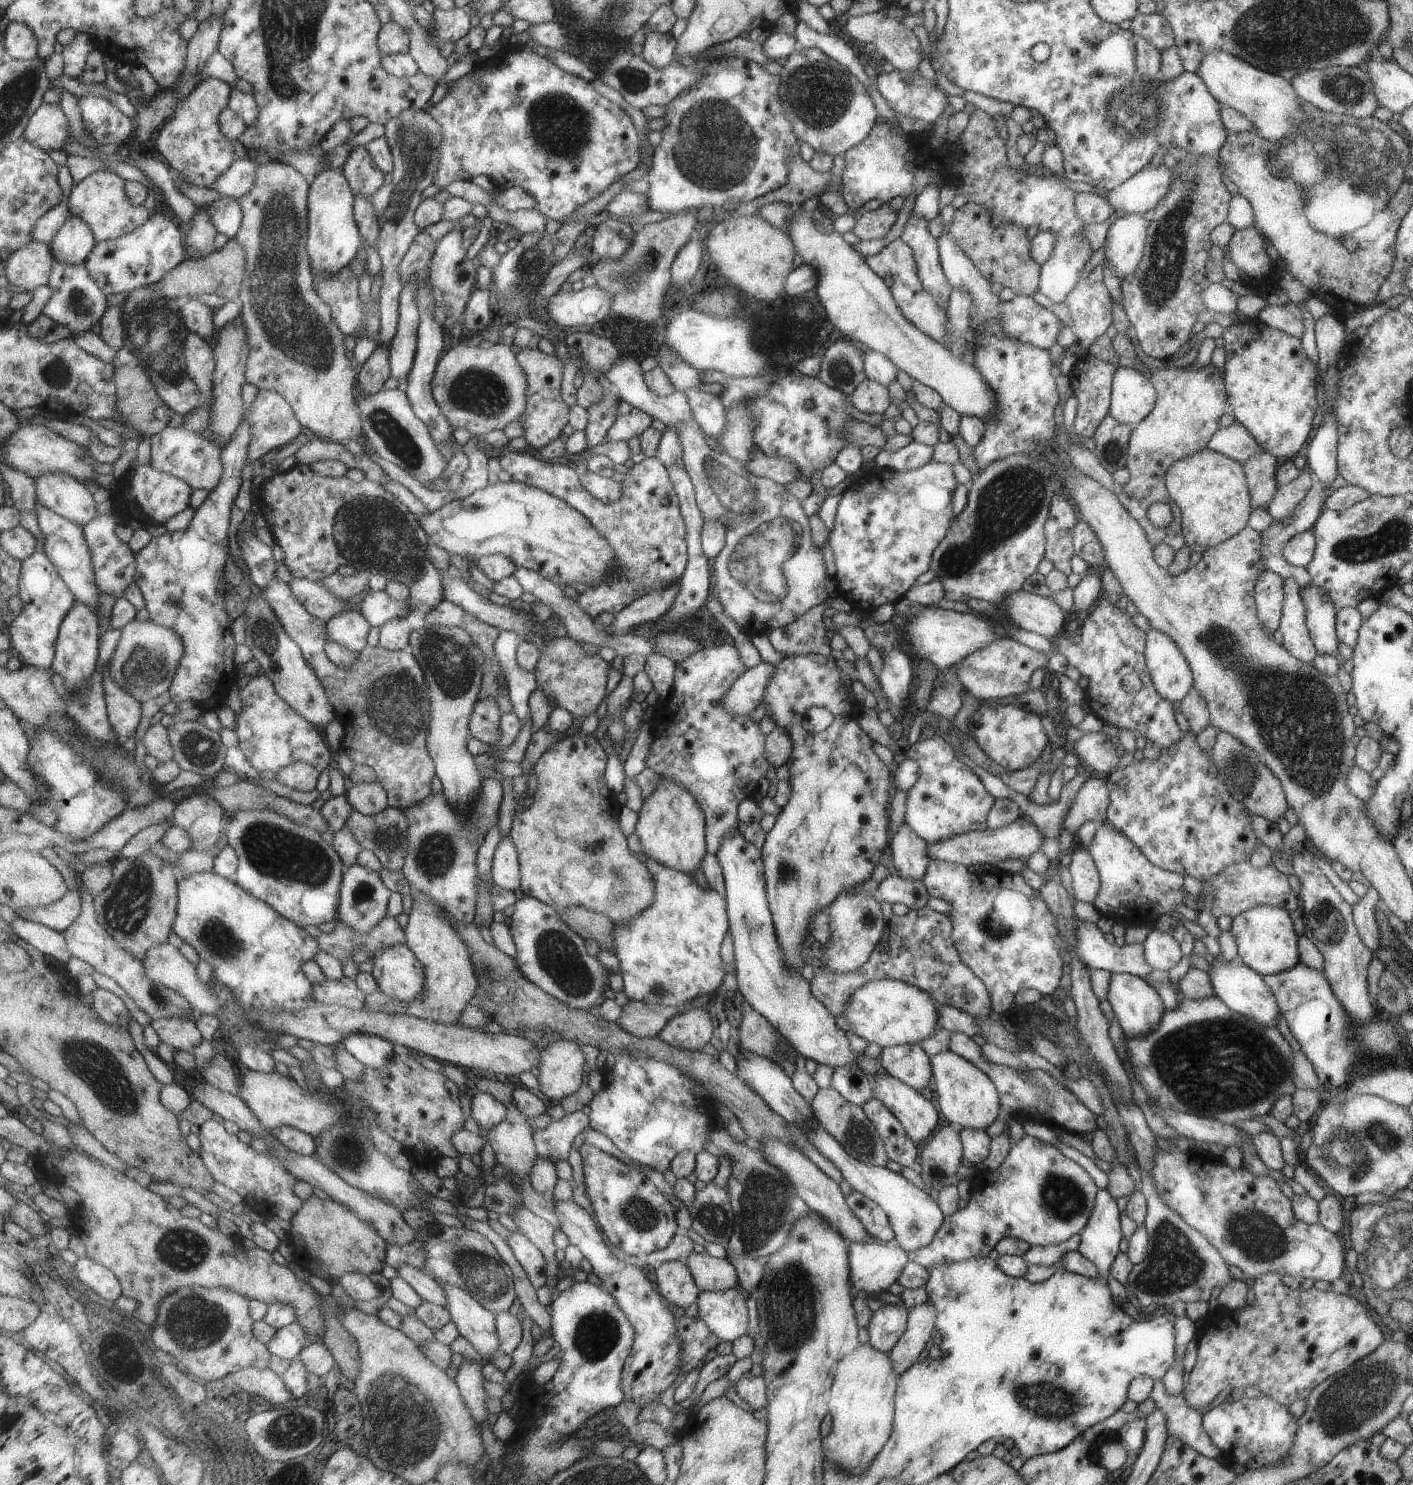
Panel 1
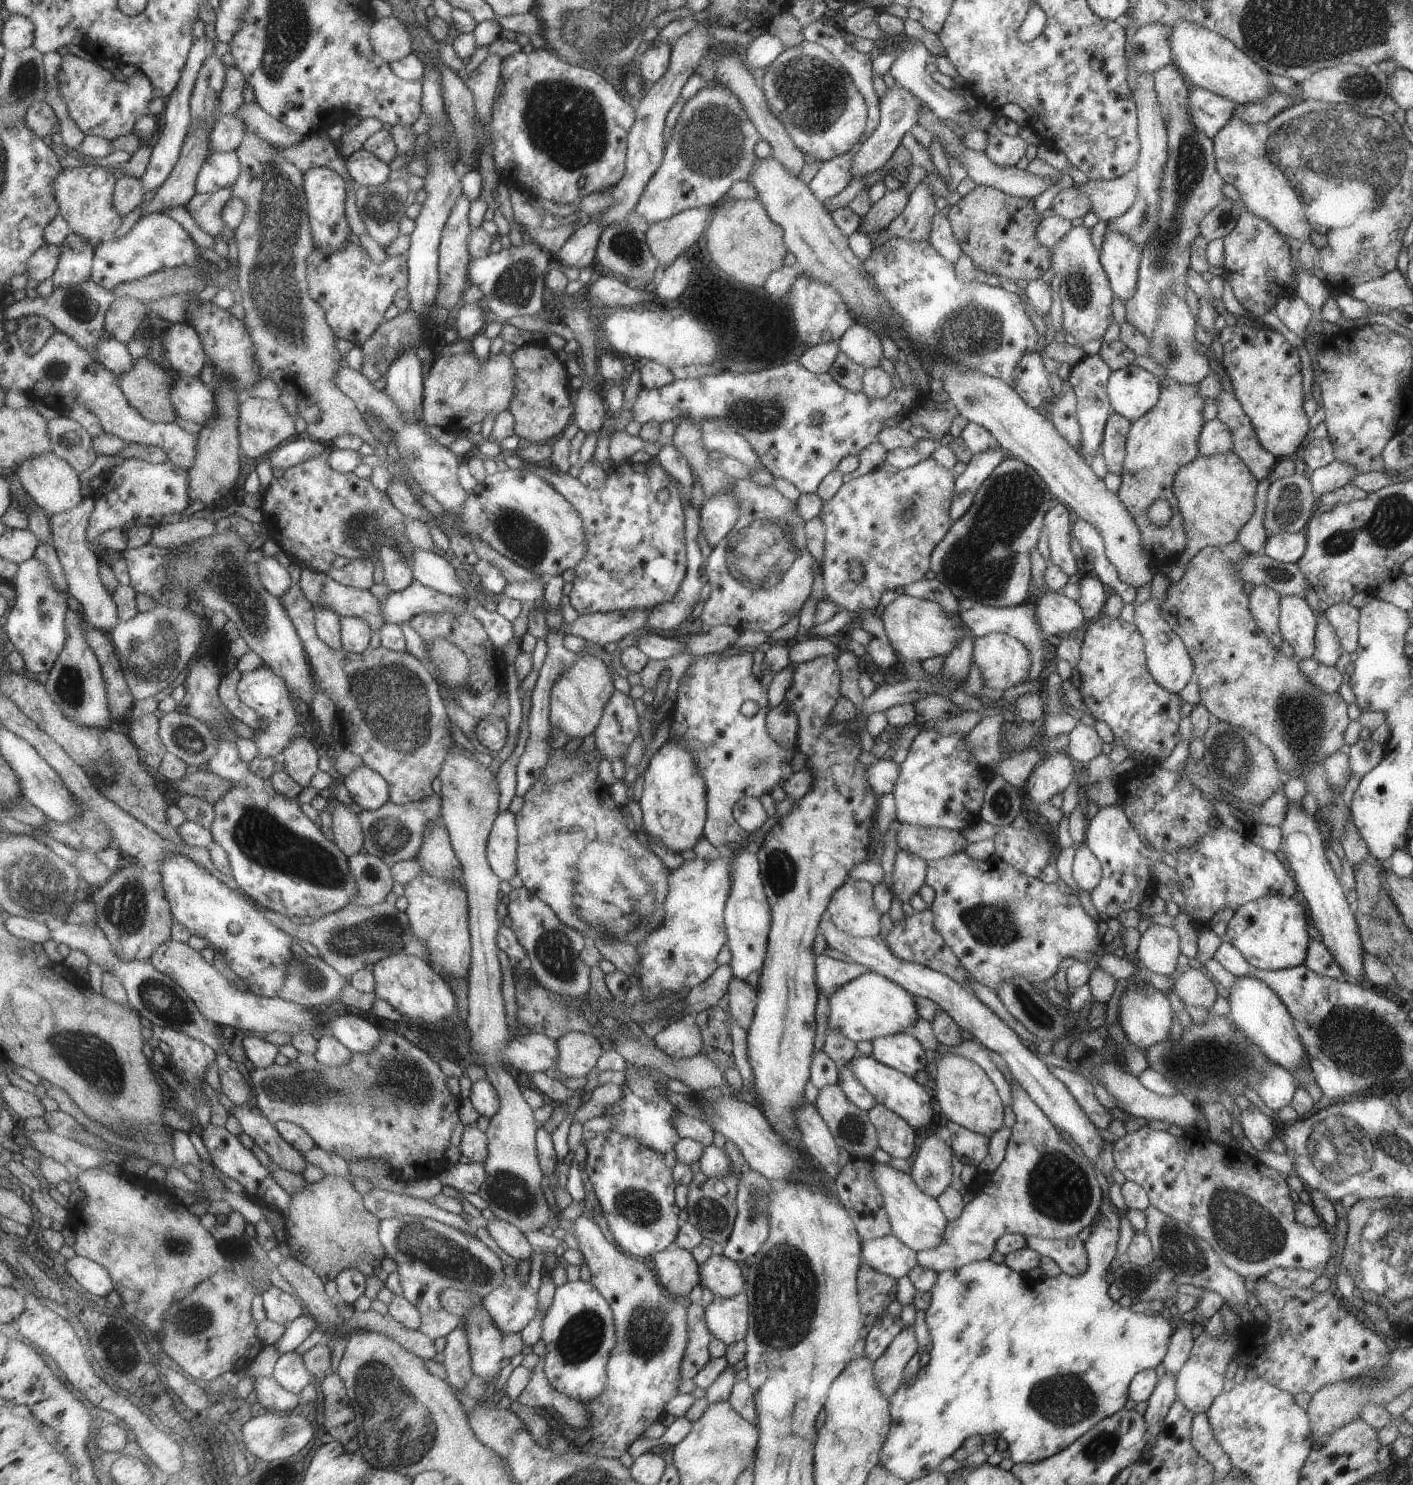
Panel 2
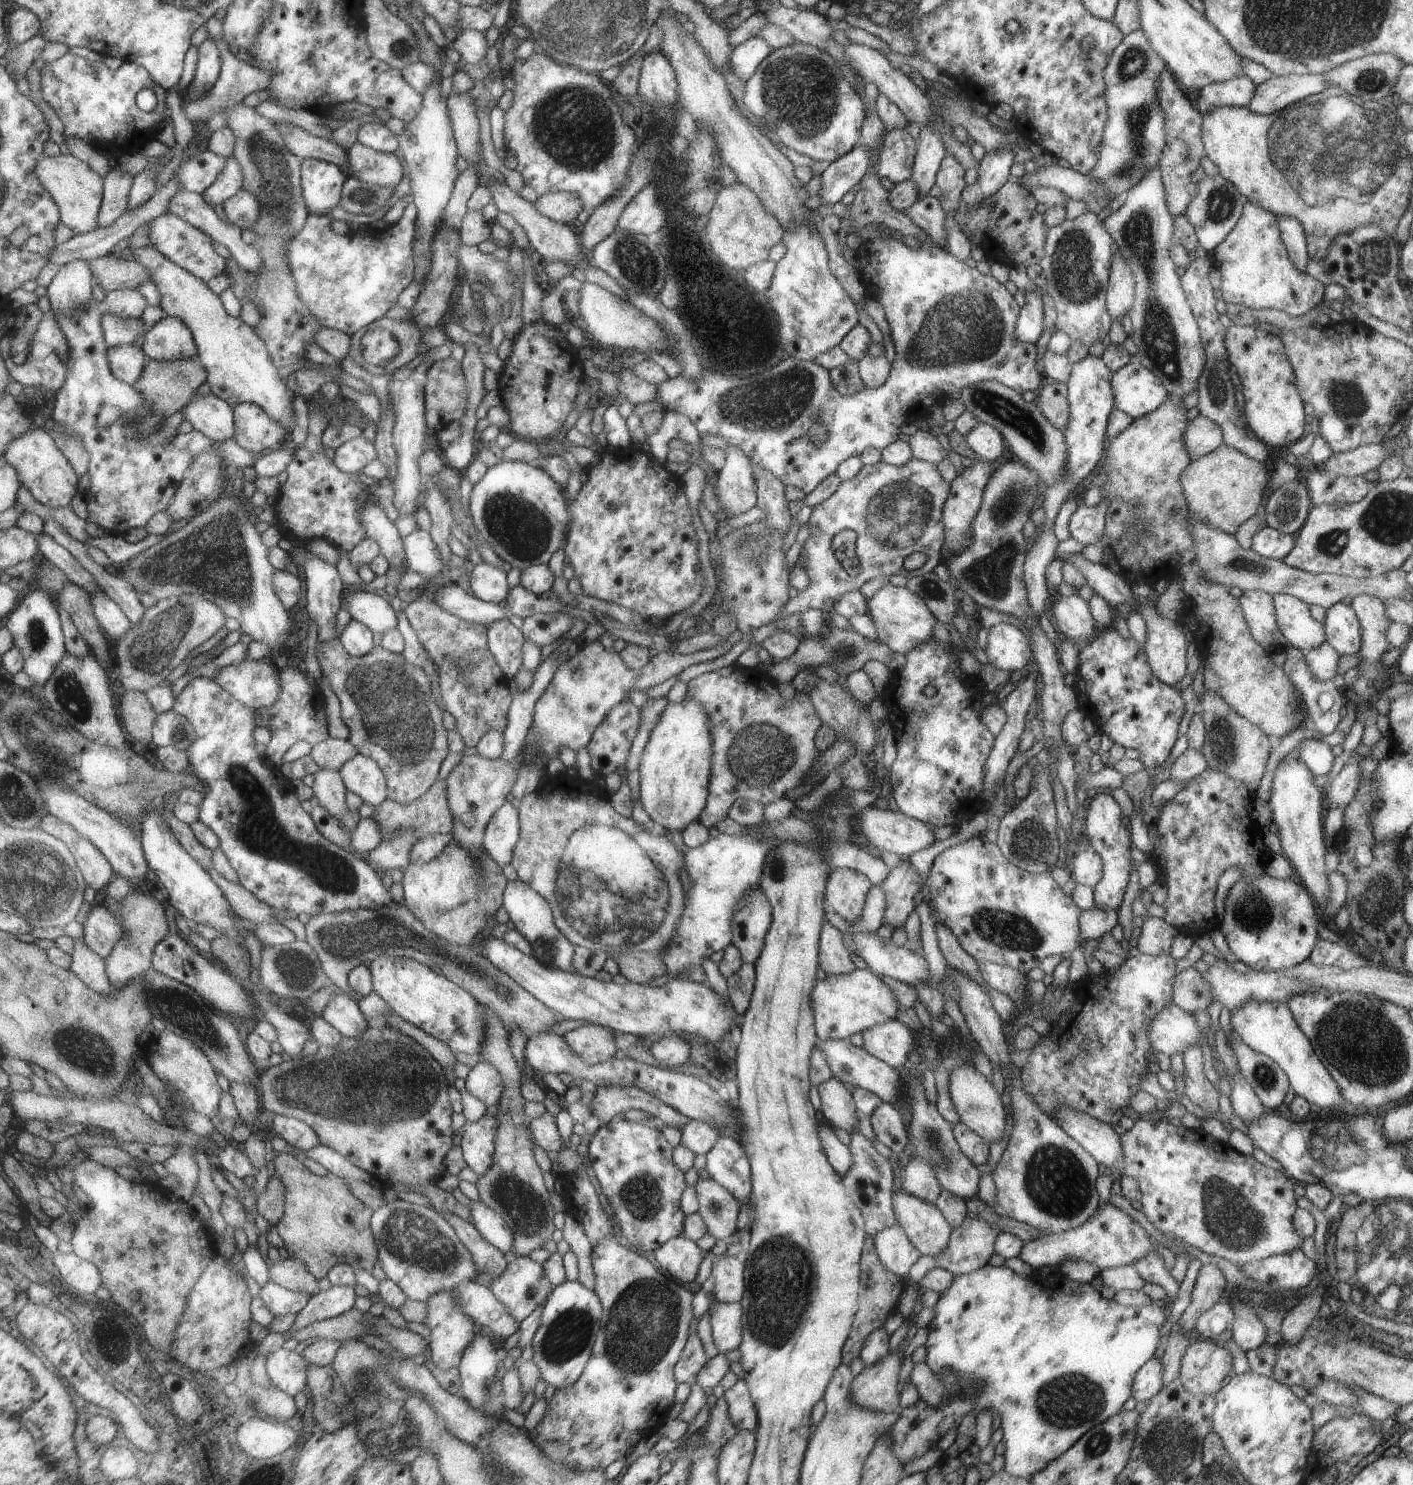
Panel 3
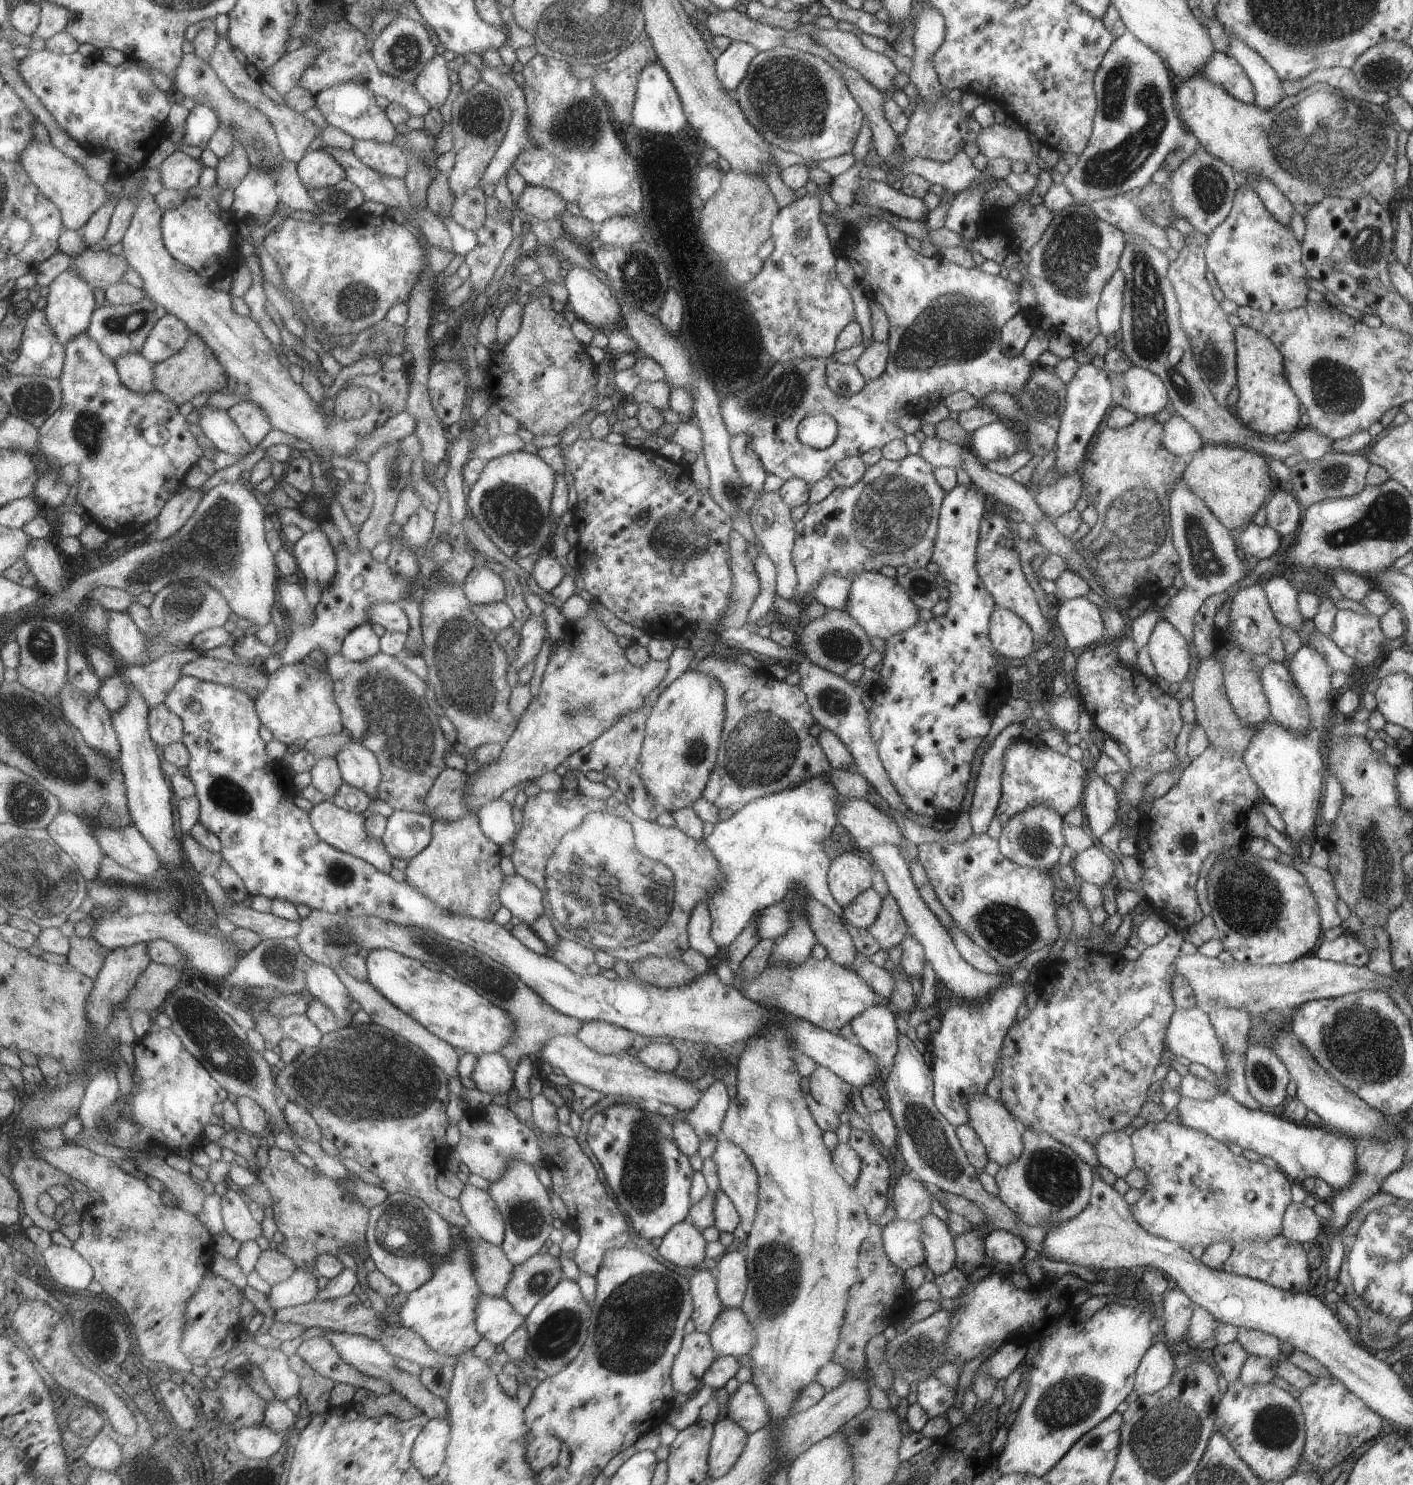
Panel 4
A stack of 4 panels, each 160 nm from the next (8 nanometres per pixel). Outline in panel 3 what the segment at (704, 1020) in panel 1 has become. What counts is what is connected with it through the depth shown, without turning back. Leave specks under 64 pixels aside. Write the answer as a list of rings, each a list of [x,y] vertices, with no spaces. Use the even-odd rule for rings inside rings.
[[[664,1034],[661,1040],[651,1044],[649,1054],[657,1064],[675,1068],[689,1061],[689,1046],[679,1034]]]

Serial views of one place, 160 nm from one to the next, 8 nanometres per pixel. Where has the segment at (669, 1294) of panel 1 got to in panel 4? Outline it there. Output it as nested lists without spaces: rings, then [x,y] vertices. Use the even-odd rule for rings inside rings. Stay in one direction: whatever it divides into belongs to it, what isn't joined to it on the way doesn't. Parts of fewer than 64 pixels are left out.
[[[688,1220],[673,1224],[661,1238],[657,1252],[661,1258],[678,1267],[702,1267],[705,1261],[707,1242],[701,1237],[701,1231]]]

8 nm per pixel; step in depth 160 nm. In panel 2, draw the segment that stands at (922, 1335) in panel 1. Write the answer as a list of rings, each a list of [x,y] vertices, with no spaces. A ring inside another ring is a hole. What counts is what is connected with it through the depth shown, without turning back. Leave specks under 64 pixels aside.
[[[905,1325],[889,1343],[885,1352],[872,1362],[878,1389],[883,1393],[887,1402],[903,1380],[905,1365],[916,1353],[917,1346],[913,1335],[913,1325]]]

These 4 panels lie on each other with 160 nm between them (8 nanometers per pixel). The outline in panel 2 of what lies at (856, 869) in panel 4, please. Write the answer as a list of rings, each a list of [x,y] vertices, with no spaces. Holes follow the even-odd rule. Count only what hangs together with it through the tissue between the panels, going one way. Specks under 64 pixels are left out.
[[[865,881],[837,887],[826,908],[826,917],[852,937],[877,937],[881,915],[872,899],[872,885]]]

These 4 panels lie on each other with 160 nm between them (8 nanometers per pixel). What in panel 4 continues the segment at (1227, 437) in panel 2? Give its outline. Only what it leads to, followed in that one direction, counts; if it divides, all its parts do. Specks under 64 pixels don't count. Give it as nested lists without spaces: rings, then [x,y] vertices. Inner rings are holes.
[[[1174,413],[1171,418],[1161,423],[1161,436],[1159,436],[1161,448],[1171,452],[1174,456],[1188,459],[1188,457],[1199,450],[1205,440],[1197,430],[1191,428],[1181,416]]]

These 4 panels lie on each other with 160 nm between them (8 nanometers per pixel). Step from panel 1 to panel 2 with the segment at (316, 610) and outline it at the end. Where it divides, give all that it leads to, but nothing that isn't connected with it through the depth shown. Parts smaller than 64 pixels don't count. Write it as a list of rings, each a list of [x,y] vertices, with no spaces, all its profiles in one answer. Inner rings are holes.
[[[301,569],[299,586],[315,607],[329,607],[341,618],[367,619],[373,631],[382,630],[386,623],[382,613],[382,602],[379,602],[377,596],[368,589],[356,589],[339,584],[328,574],[311,569]]]

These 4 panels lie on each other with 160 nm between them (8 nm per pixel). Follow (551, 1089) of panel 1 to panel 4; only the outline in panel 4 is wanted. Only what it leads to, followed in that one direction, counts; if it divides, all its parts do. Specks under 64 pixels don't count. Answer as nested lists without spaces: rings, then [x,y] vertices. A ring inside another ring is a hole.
[[[585,1021],[574,1036],[597,1054],[619,1055],[629,1048],[635,1033],[602,1021]]]

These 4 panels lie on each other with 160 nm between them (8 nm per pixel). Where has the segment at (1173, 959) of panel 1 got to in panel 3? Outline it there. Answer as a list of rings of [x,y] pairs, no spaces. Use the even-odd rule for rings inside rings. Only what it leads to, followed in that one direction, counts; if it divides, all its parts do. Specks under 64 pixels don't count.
[[[1146,917],[1140,930],[1136,931],[1137,951],[1149,956],[1161,956],[1170,954],[1173,938],[1179,934],[1161,918]]]

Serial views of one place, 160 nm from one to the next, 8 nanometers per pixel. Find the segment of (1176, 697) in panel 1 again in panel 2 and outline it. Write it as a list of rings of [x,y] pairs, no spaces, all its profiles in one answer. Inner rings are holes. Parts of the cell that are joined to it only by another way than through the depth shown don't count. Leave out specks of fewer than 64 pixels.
[[[1155,570],[1150,580],[1150,597],[1138,605],[1133,602],[1134,619],[1131,621],[1141,633],[1146,656],[1146,665],[1153,680],[1162,686],[1167,692],[1178,693],[1189,680],[1194,672],[1191,657],[1187,654],[1187,649],[1181,639],[1173,632],[1159,612],[1159,603],[1166,597],[1166,590],[1171,586],[1168,575],[1159,570]]]

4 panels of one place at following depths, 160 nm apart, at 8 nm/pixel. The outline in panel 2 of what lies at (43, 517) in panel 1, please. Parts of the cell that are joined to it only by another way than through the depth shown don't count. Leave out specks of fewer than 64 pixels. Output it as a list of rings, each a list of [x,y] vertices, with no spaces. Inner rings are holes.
[[[93,497],[86,498],[73,510],[52,515],[50,523],[54,536],[54,547],[57,549],[66,574],[68,592],[81,605],[81,610],[83,610],[83,615],[87,622],[104,632],[110,633],[121,620],[113,595],[101,582],[101,574],[99,574],[101,558],[90,547],[90,540],[88,539],[90,518],[94,515],[95,509],[95,499]]]

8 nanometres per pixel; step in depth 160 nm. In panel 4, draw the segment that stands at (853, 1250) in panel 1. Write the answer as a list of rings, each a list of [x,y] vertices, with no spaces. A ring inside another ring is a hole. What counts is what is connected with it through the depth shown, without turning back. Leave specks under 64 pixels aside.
[[[894,1219],[882,1227],[883,1250],[897,1269],[905,1272],[925,1262],[921,1226],[916,1221]]]

